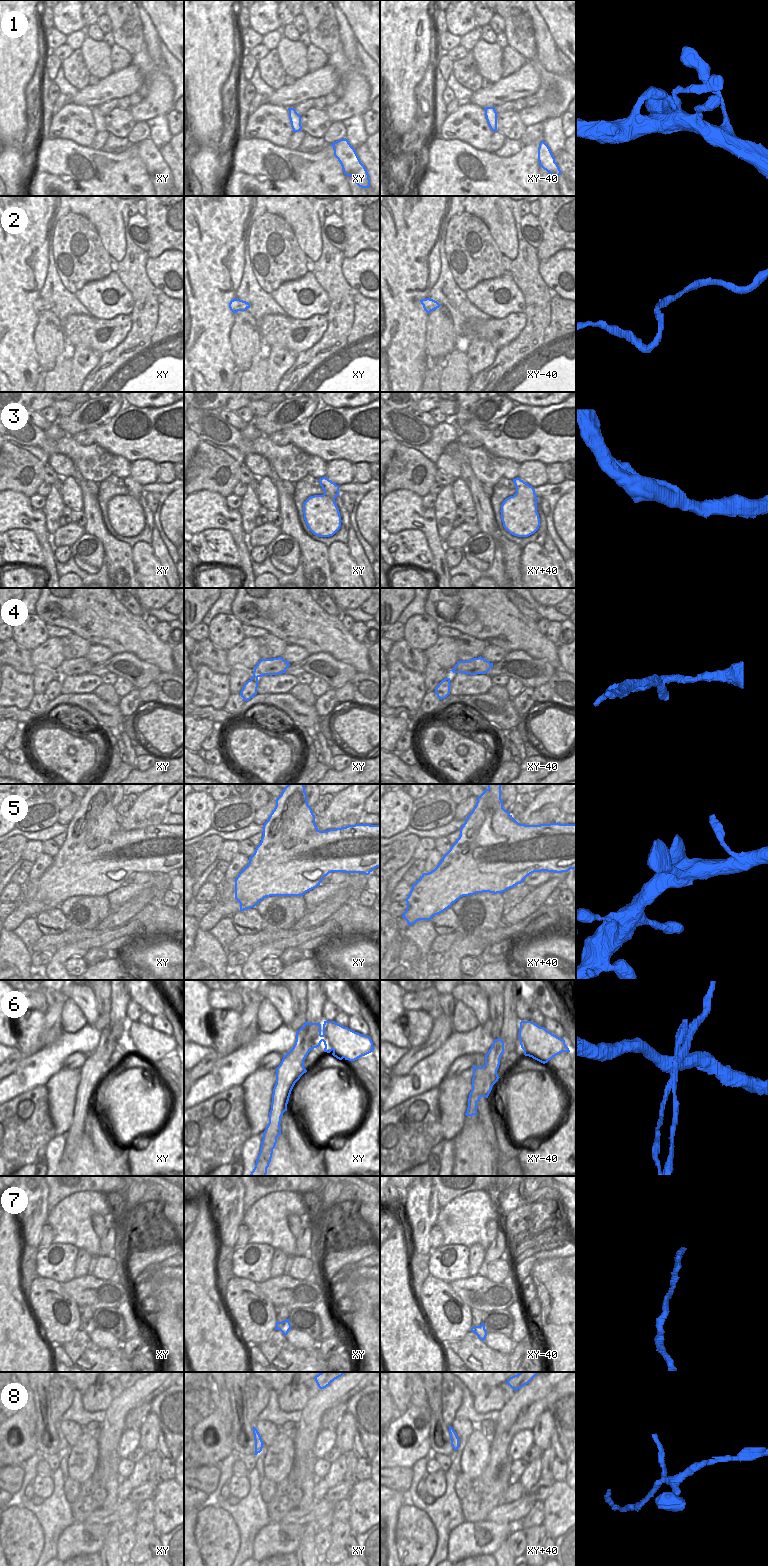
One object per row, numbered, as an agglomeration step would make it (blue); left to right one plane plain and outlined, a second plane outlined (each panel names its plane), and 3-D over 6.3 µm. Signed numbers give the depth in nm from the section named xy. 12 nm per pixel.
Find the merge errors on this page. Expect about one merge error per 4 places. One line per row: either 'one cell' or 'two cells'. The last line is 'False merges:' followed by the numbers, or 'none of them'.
1: one cell
2: one cell
3: one cell
4: two cells
5: one cell
6: two cells
7: one cell
8: one cell
False merges: 4, 6

